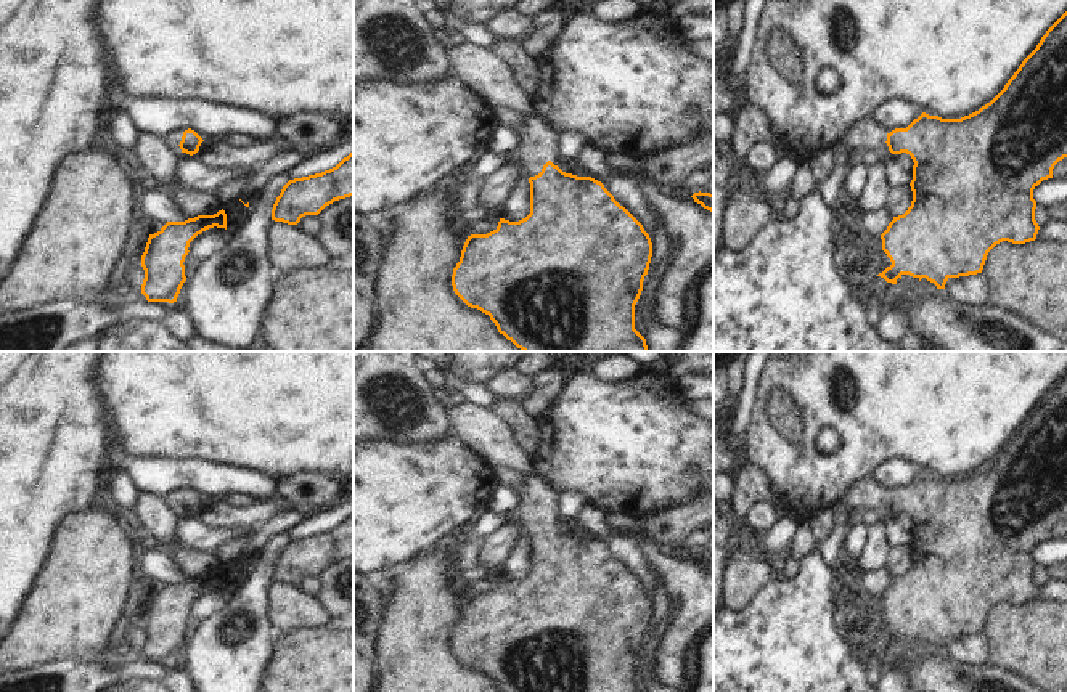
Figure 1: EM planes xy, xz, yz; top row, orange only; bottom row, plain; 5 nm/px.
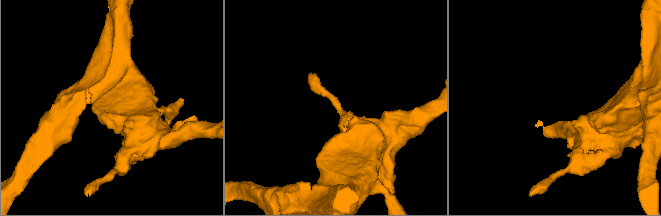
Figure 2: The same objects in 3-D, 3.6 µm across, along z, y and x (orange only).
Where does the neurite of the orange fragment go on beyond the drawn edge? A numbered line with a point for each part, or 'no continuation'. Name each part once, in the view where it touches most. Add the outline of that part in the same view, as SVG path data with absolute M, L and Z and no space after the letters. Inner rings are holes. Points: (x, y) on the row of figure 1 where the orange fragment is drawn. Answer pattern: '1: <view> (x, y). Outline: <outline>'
1: xz (539, 142). Outline: M524 116L525 125L517 146L517 161L527 177L542 172L548 161L558 157L558 133L538 116Z

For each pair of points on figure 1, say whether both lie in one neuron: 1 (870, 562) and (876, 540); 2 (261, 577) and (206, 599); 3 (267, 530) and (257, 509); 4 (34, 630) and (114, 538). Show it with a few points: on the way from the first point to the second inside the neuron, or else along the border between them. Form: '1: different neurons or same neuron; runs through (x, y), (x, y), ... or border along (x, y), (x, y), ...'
1: same neuron; runs through (871, 557), (876, 545)
2: different neurons; border along (232, 591), (227, 602), (204, 618)
3: different neurons; border along (288, 506), (270, 514), (259, 525)
4: same neuron; runs through (57, 607), (82, 582), (92, 561)

